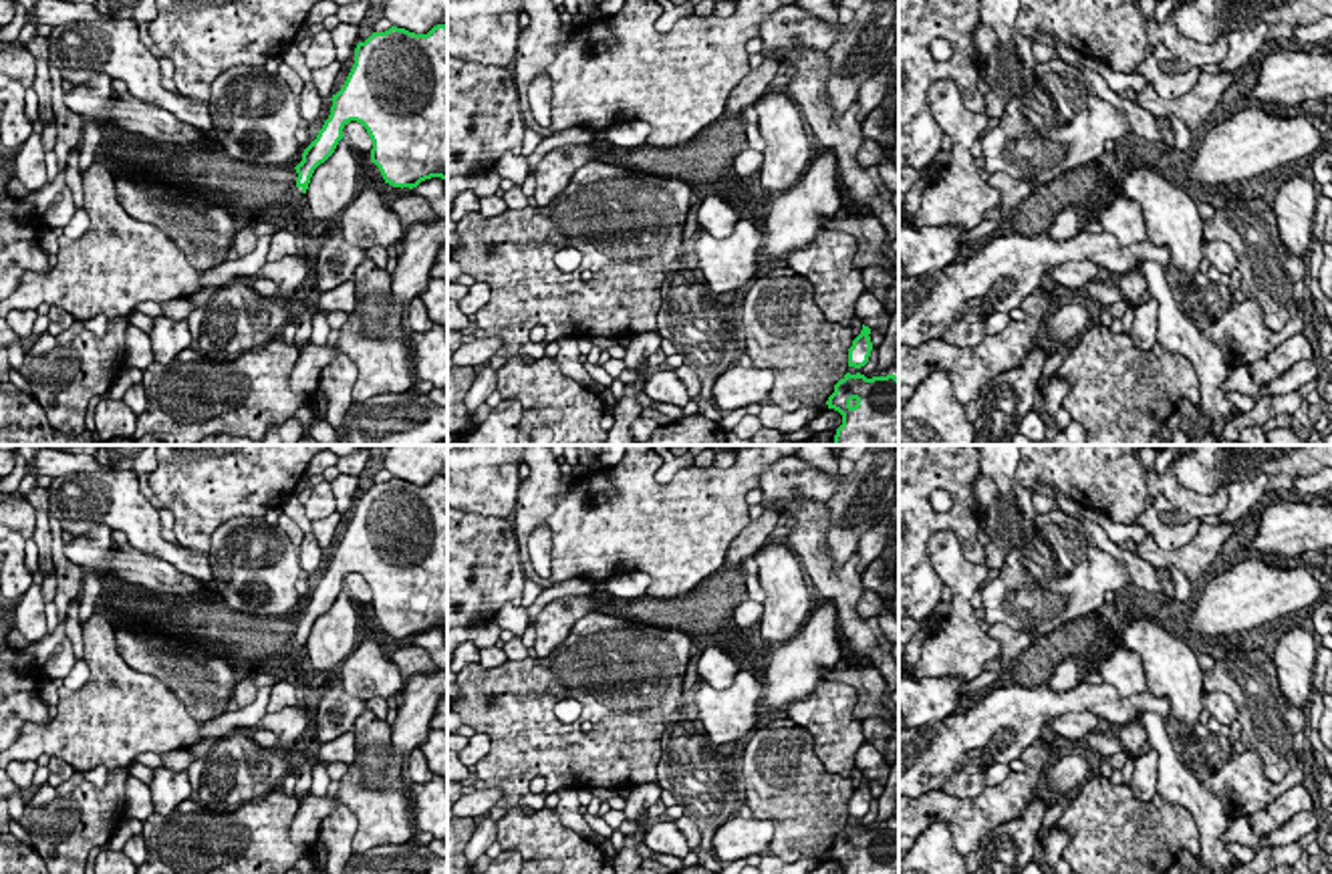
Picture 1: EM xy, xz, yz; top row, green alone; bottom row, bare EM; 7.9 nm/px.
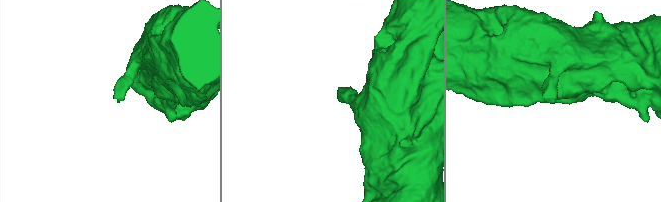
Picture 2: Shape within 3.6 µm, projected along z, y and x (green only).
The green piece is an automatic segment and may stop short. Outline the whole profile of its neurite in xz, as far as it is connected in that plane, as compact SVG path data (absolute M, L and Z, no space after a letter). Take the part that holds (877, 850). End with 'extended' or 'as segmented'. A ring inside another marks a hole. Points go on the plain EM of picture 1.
M846 824L826 856L842 866L842 874L899 874L899 830Z | as segmented

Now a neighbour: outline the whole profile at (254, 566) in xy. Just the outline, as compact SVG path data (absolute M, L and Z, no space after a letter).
M236 516L212 534L208 552L212 586L242 614L284 620L304 602L294 584L302 576L298 548L284 530L270 526L266 518Z

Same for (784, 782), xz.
M788 717L764 721L742 747L740 779L746 787L746 806L752 810L752 818L774 822L768 854L784 862L824 856L834 844L834 836L848 824L852 777L828 773L814 753L812 733Z

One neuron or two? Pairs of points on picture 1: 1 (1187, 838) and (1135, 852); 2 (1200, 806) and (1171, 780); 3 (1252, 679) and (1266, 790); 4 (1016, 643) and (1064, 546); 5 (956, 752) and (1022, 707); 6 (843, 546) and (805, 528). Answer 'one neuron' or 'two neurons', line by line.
1: one neuron
2: one neuron
3: two neurons
4: two neurons
5: one neuron
6: two neurons

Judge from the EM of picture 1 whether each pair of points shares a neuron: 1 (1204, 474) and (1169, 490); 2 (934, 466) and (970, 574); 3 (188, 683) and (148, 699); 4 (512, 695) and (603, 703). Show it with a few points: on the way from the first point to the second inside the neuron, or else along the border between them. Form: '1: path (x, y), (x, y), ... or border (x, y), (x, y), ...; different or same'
1: border (1169, 466), (1183, 486), (1204, 494), (1228, 484); different
2: border (948, 528), (934, 534), (925, 550), (944, 585); different
3: border (129, 665), (154, 675), (194, 717), (204, 721); different
4: path (535, 717), (547, 730), (571, 730), (581, 719); same

